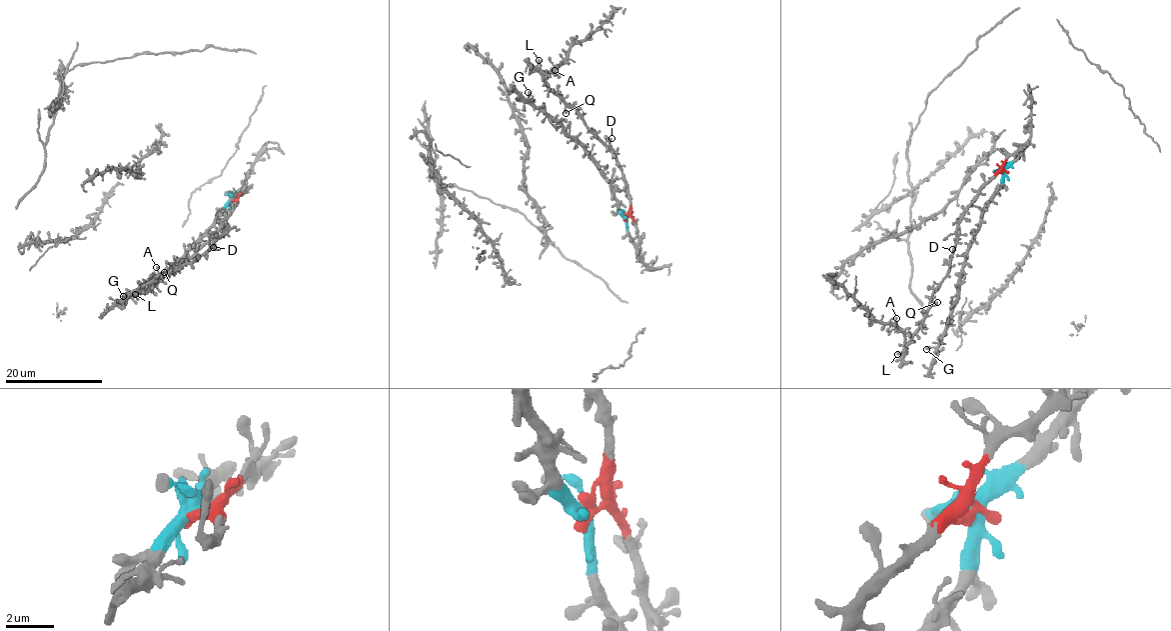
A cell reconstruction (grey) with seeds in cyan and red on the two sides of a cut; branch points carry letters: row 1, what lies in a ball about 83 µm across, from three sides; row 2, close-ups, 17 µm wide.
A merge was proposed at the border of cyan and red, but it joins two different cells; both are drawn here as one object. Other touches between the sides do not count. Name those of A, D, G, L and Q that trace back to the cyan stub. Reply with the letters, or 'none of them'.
G

